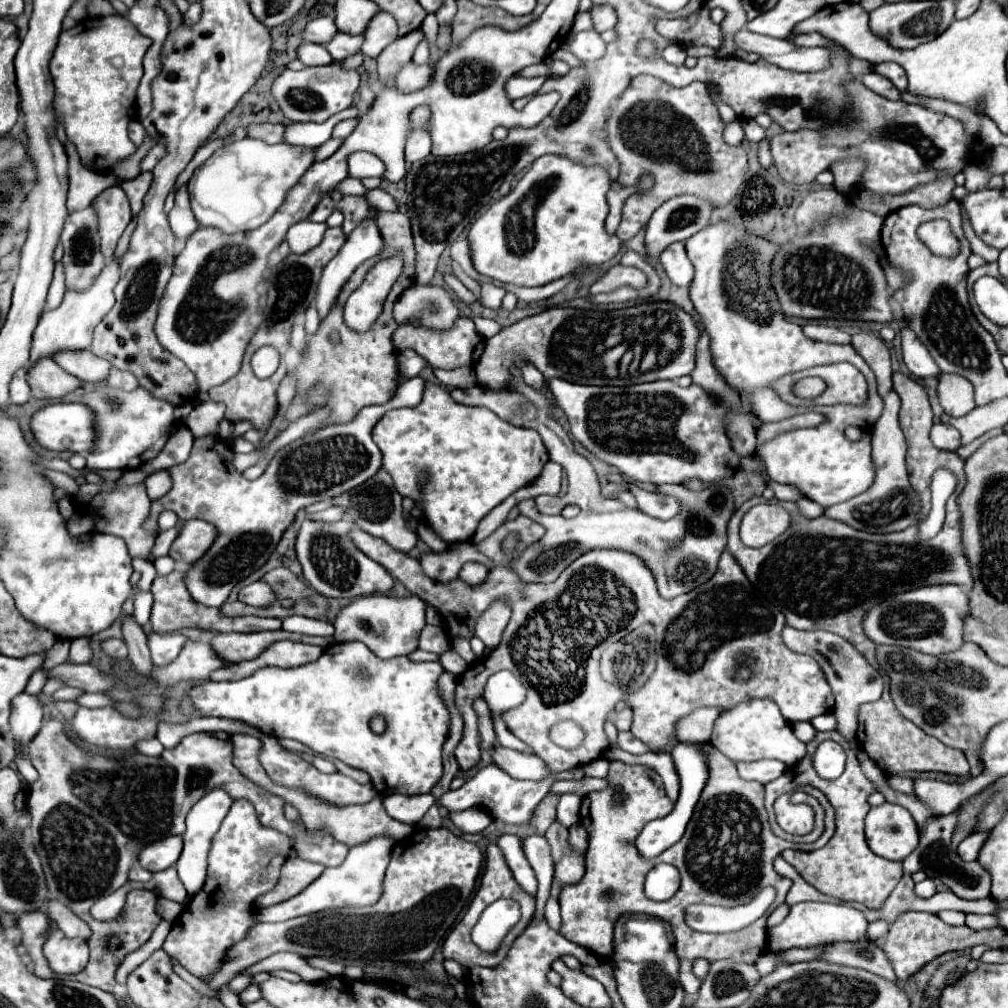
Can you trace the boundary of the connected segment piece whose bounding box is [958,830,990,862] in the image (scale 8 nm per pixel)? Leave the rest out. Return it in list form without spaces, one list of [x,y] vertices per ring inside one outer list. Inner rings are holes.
[[[988,830],[984,832],[972,832],[970,836],[966,836],[960,846],[958,846],[958,856],[964,860],[964,862],[972,862],[978,858],[978,852],[980,848],[984,846],[984,842],[988,840]]]

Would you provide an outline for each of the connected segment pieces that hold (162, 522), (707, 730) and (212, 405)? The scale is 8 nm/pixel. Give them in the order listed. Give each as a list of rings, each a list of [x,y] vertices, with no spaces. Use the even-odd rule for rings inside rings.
[[[164,510],[158,516],[158,528],[160,530],[170,530],[170,528],[176,526],[176,522],[178,522],[178,516],[172,510]]]
[[[718,708],[694,710],[690,716],[678,722],[678,740],[680,742],[708,742],[718,714],[720,714]]]
[[[202,402],[198,412],[190,412],[186,424],[192,430],[192,436],[208,436],[208,432],[216,432],[220,420],[224,418],[226,406],[222,402]]]

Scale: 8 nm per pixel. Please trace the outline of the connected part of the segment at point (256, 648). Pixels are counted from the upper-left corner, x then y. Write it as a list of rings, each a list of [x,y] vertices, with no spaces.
[[[284,630],[254,632],[254,634],[214,634],[210,644],[216,648],[218,656],[224,656],[228,662],[242,662],[246,658],[256,658],[262,650],[266,650],[272,642],[280,640],[298,640],[328,648],[334,644],[334,637],[306,636]]]

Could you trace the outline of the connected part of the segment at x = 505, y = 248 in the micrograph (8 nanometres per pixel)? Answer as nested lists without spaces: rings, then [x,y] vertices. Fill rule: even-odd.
[[[556,154],[538,158],[516,188],[472,224],[468,240],[476,270],[498,282],[544,286],[584,264],[608,262],[620,250],[620,240],[604,230],[608,190],[610,176],[600,166],[576,164]]]

